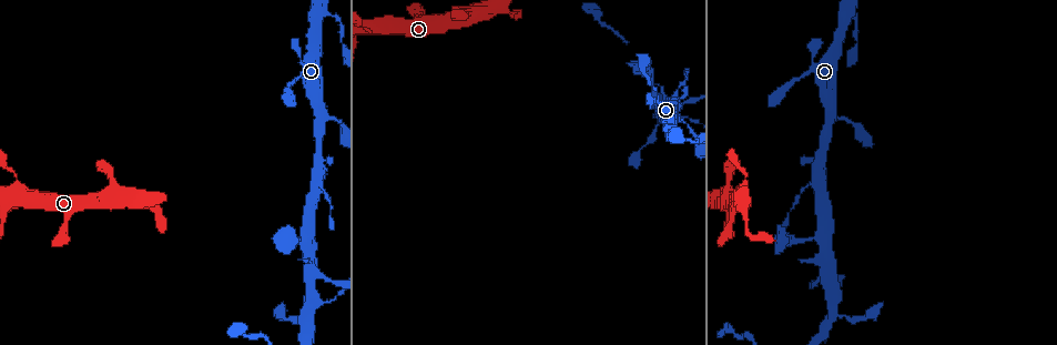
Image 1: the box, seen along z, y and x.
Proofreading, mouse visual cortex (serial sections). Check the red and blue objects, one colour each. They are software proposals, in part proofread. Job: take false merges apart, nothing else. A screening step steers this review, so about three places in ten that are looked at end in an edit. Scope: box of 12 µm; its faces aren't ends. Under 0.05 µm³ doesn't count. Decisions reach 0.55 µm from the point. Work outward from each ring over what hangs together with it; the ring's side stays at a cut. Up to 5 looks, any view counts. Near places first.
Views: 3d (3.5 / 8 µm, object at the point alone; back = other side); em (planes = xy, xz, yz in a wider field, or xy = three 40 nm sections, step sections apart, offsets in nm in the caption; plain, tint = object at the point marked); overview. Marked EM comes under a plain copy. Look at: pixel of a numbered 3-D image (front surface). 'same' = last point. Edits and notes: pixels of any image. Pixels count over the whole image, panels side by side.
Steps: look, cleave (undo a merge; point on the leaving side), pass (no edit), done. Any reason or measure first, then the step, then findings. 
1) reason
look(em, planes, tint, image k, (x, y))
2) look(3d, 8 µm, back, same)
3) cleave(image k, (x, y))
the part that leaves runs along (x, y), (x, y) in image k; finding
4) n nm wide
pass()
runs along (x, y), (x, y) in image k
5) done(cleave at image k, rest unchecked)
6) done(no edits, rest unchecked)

three arms meet
look(3d, 8 µm, image 1, (832, 113))

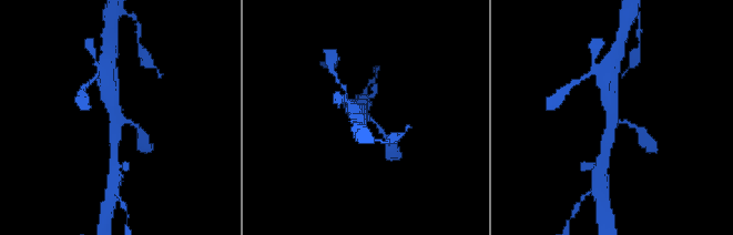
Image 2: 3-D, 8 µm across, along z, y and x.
shape alone is not enough
look(em, xy, step 5, tint, image 2, (616, 117))

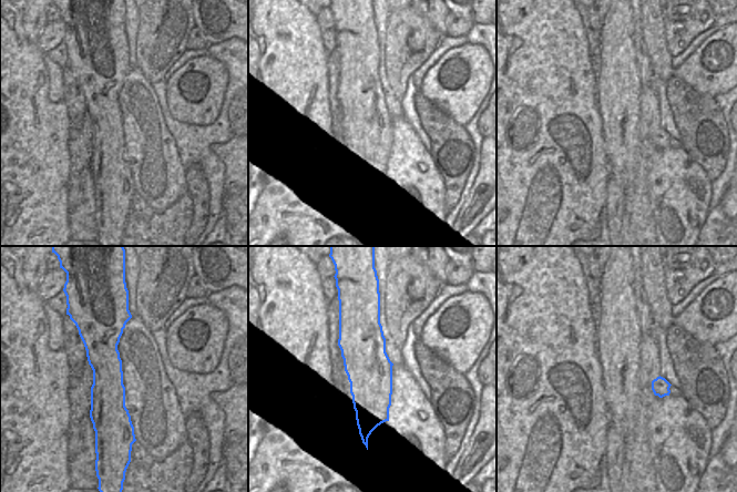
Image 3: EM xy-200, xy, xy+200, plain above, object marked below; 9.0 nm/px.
arms of 150, 300, 400 nm
pass()
all the same cell

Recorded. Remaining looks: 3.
calibre changes
look(em, xy, step 3, tint, image 1, (847, 14))

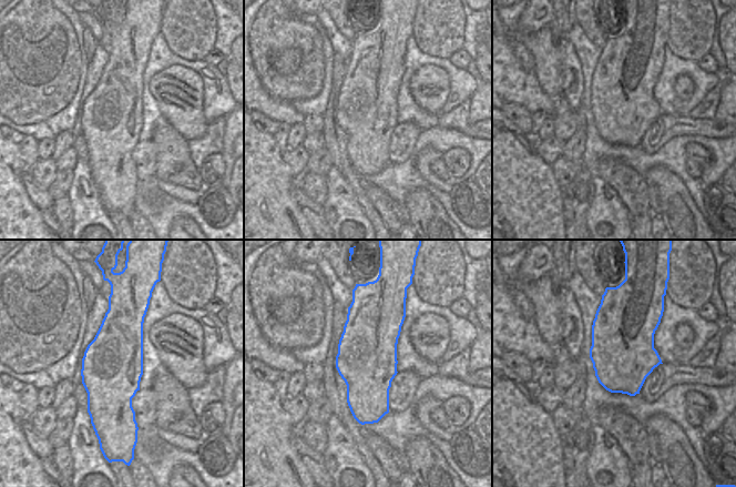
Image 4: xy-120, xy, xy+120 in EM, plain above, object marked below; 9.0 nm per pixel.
wider look
look(3d, 3.5 µm, same)

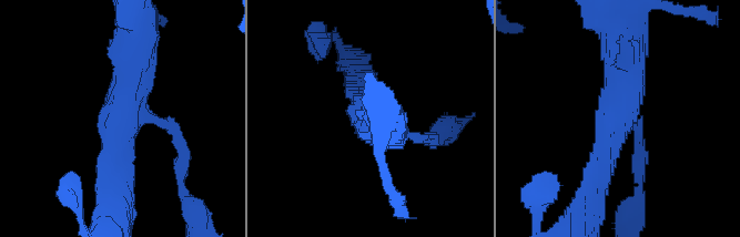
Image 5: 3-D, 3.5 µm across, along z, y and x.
3 arms; arms of 150, 250, 350 nm
pass()
runs along (596, 185), (625, 86), (641, 67) in image 5; all the same cell

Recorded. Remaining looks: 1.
done(no edits, rest unchecked)

